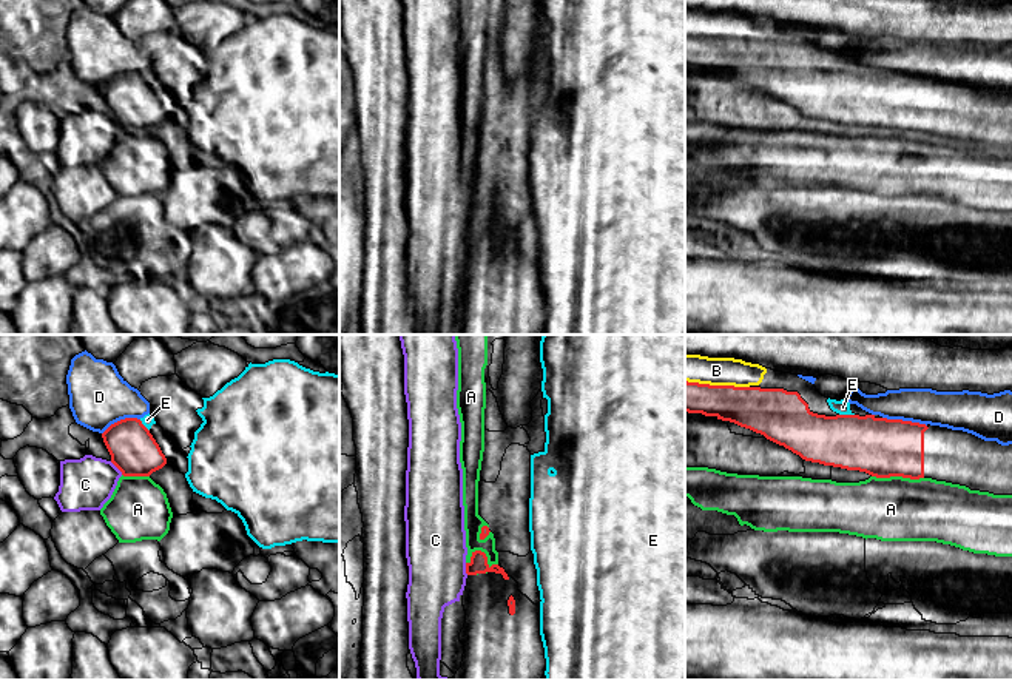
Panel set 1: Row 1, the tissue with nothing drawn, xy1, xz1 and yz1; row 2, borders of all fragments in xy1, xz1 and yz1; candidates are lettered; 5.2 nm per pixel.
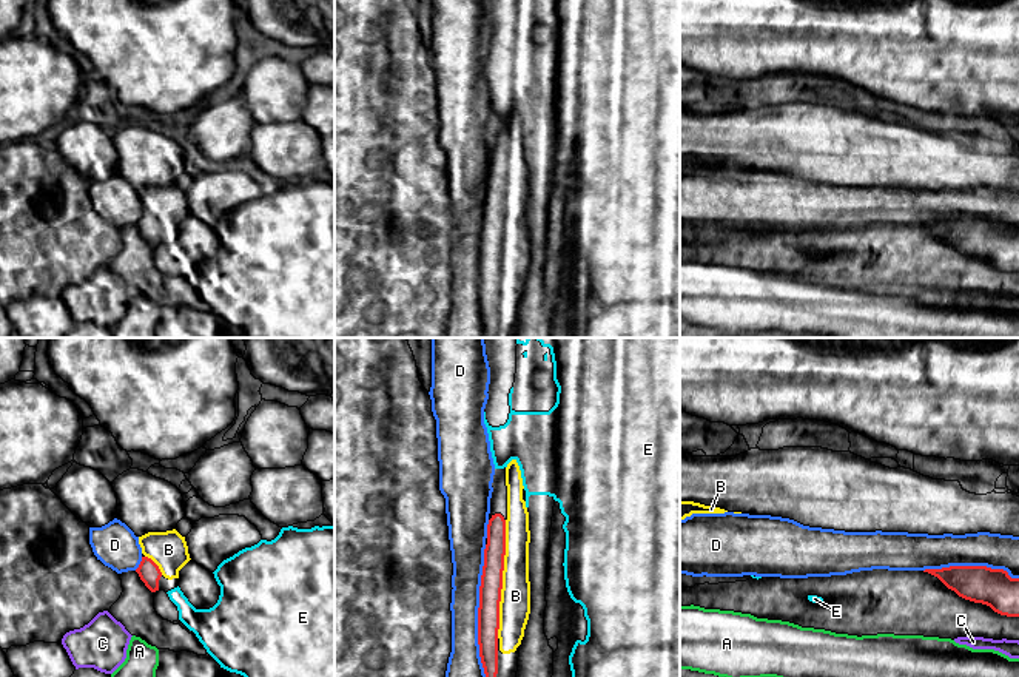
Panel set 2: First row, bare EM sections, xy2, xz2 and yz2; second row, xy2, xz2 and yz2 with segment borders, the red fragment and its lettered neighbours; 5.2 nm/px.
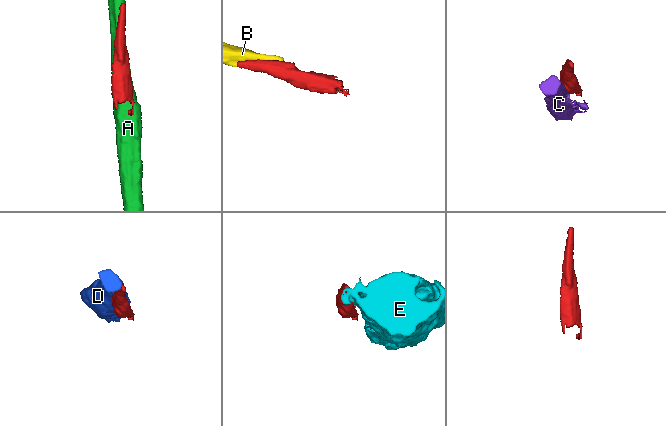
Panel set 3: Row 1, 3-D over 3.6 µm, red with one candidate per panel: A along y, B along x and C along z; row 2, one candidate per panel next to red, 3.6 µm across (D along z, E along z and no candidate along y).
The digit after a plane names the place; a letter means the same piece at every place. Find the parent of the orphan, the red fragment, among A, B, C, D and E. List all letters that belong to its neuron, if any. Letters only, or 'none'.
B

